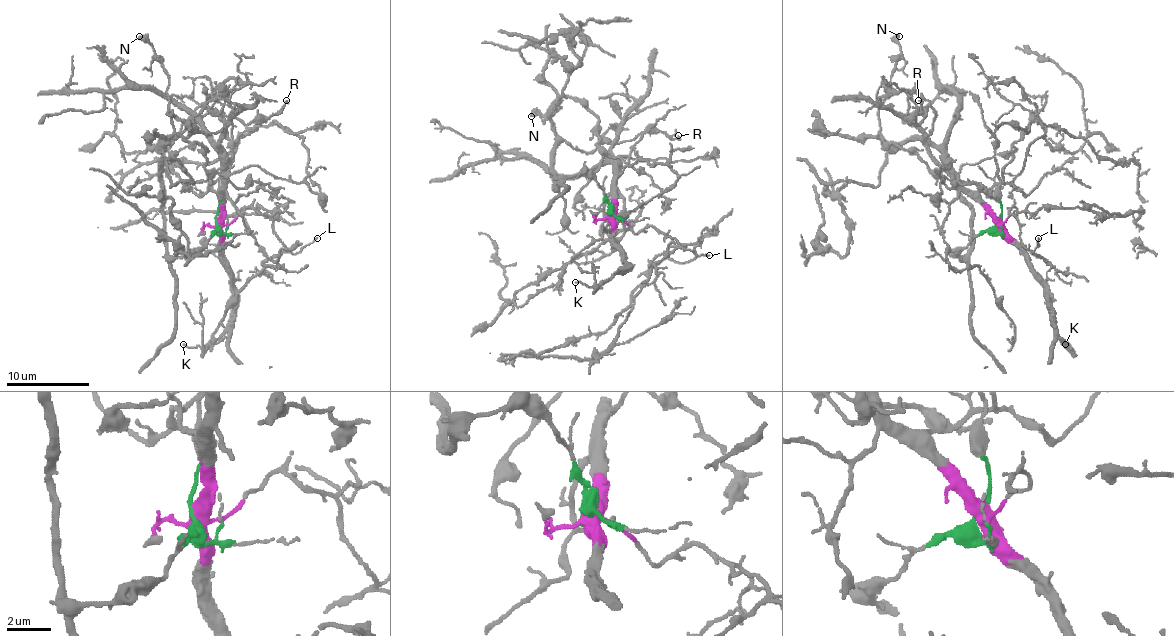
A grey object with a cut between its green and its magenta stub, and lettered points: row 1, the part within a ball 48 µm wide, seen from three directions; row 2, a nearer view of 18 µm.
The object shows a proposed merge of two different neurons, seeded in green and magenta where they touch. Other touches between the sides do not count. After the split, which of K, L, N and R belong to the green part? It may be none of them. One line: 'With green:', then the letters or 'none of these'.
With green: N, R

